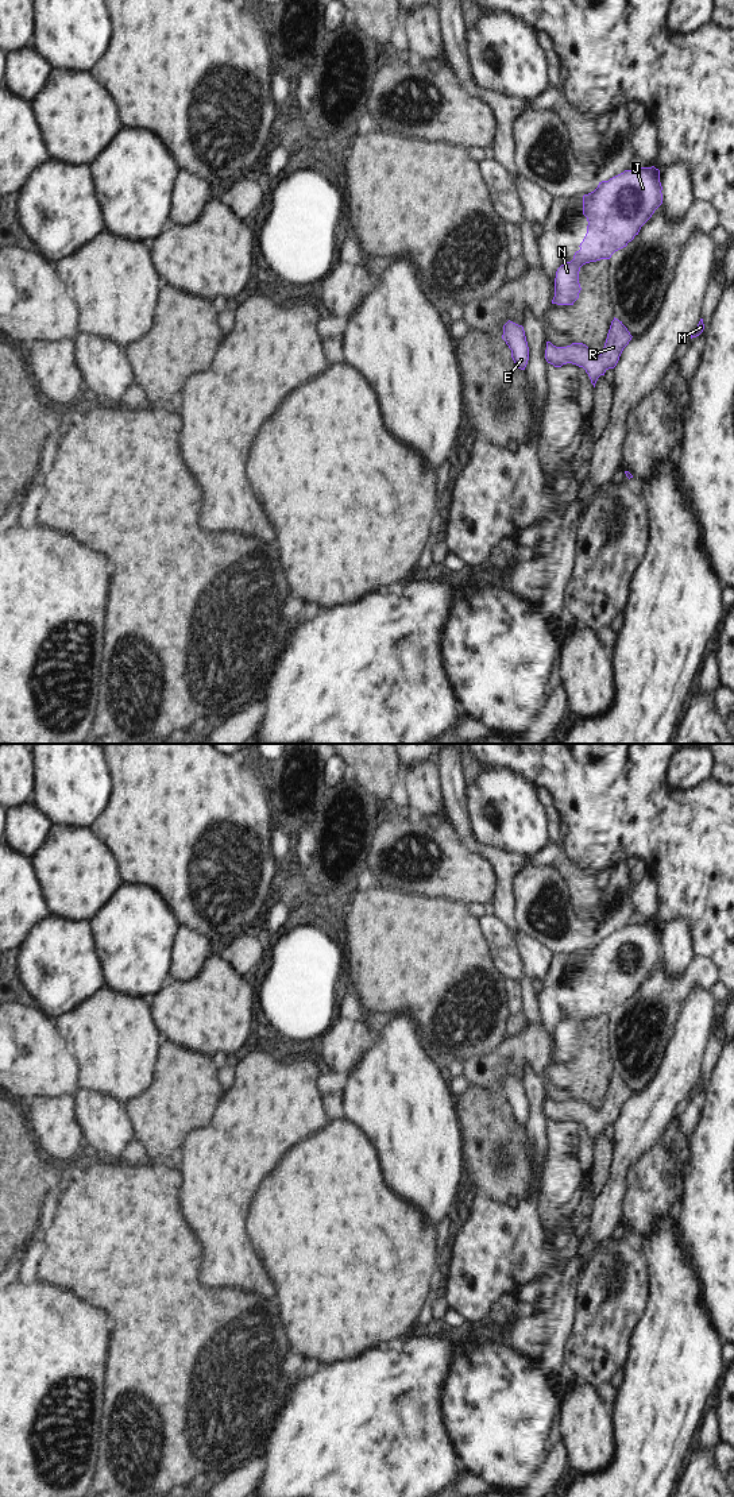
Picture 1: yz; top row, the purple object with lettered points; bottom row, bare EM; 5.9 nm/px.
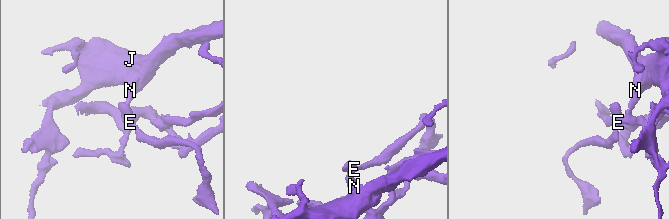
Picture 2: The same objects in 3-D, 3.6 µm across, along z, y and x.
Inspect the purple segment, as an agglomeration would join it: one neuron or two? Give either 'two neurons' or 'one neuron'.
one neuron

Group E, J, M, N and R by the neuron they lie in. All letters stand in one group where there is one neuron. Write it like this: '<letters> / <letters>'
E J M N R

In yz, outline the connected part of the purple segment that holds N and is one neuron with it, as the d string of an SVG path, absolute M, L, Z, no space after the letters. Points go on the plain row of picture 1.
M652 922L625 926L583 952L587 989L573 1015L557 1025L552 1060L573 1061L582 1046L580 1023L626 1003L662 960L661 946L660 926Z

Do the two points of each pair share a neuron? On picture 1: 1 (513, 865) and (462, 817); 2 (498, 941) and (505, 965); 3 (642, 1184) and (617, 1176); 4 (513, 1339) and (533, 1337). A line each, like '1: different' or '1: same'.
1: same
2: same
3: different
4: same

